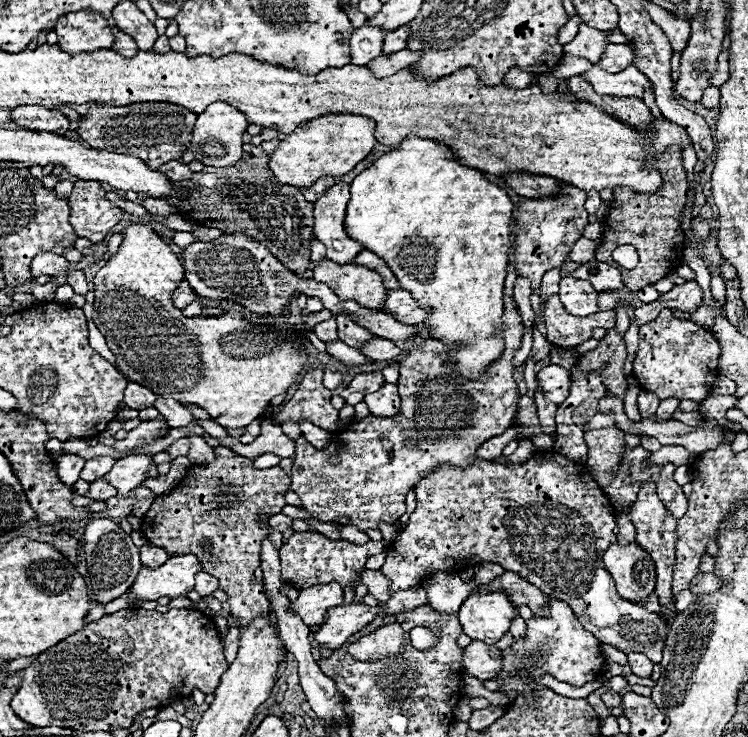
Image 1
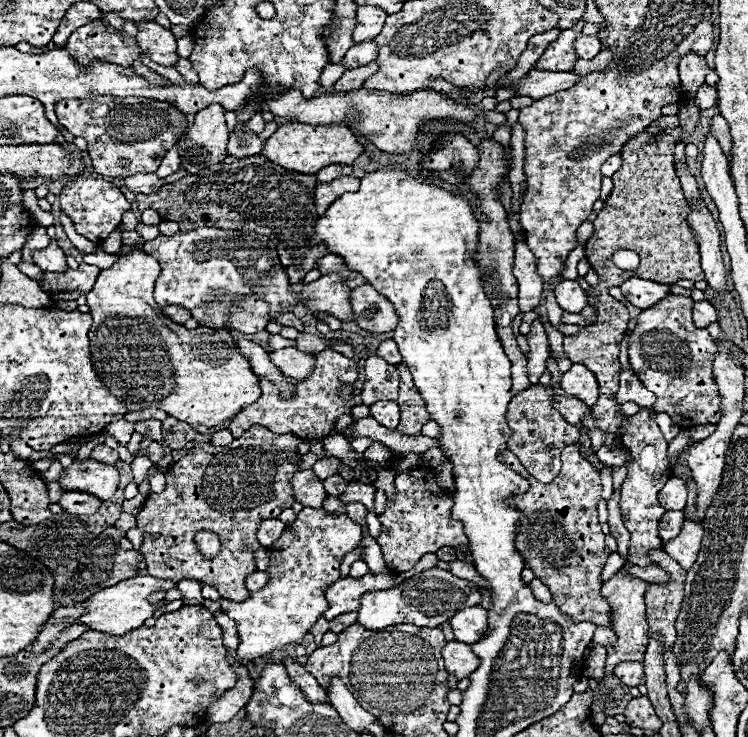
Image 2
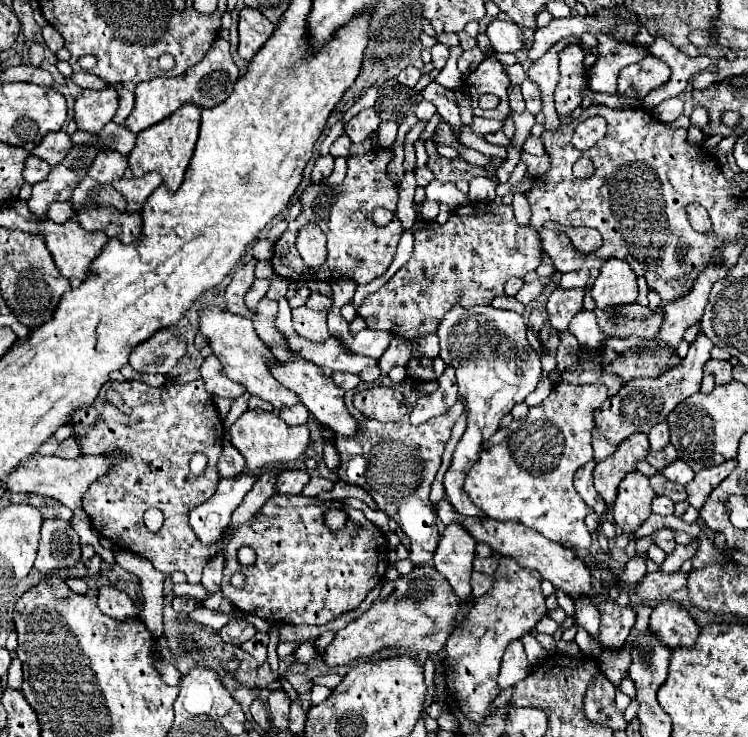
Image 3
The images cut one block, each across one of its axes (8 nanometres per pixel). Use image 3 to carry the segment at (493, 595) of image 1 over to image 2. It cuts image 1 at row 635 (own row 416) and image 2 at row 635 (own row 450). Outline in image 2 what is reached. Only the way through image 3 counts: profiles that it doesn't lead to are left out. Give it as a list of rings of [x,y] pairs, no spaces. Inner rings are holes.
[[[470,606],[460,612],[456,612],[450,620],[450,626],[454,630],[454,636],[458,642],[478,642],[480,636],[484,634],[488,624],[488,614],[480,606]]]

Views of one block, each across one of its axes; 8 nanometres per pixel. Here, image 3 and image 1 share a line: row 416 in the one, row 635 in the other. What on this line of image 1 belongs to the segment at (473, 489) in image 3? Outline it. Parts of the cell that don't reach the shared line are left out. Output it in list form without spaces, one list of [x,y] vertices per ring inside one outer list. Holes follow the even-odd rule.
[[[562,600],[549,601],[548,616],[534,614],[526,620],[526,636],[514,638],[508,650],[502,650],[502,668],[496,674],[500,684],[500,694],[514,692],[514,698],[526,696],[528,706],[538,706],[540,702],[534,698],[536,686],[540,684],[544,674],[554,676],[560,682],[568,682],[572,686],[584,686],[586,682],[594,682],[604,664],[604,656],[600,652],[600,642],[588,630],[582,628],[576,614]]]

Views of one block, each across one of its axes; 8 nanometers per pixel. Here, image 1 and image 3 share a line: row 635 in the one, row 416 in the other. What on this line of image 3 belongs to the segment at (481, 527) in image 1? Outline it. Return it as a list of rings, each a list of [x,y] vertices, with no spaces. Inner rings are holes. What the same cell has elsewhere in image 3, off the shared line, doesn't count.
[[[702,330],[698,332],[696,340],[690,344],[688,356],[682,360],[680,366],[660,374],[658,378],[638,378],[620,388],[616,396],[610,396],[600,410],[594,414],[594,428],[614,446],[618,446],[624,438],[628,438],[634,432],[650,432],[652,426],[658,422],[664,422],[666,416],[688,396],[698,392],[702,382],[702,366],[710,360],[712,340],[708,340]]]

